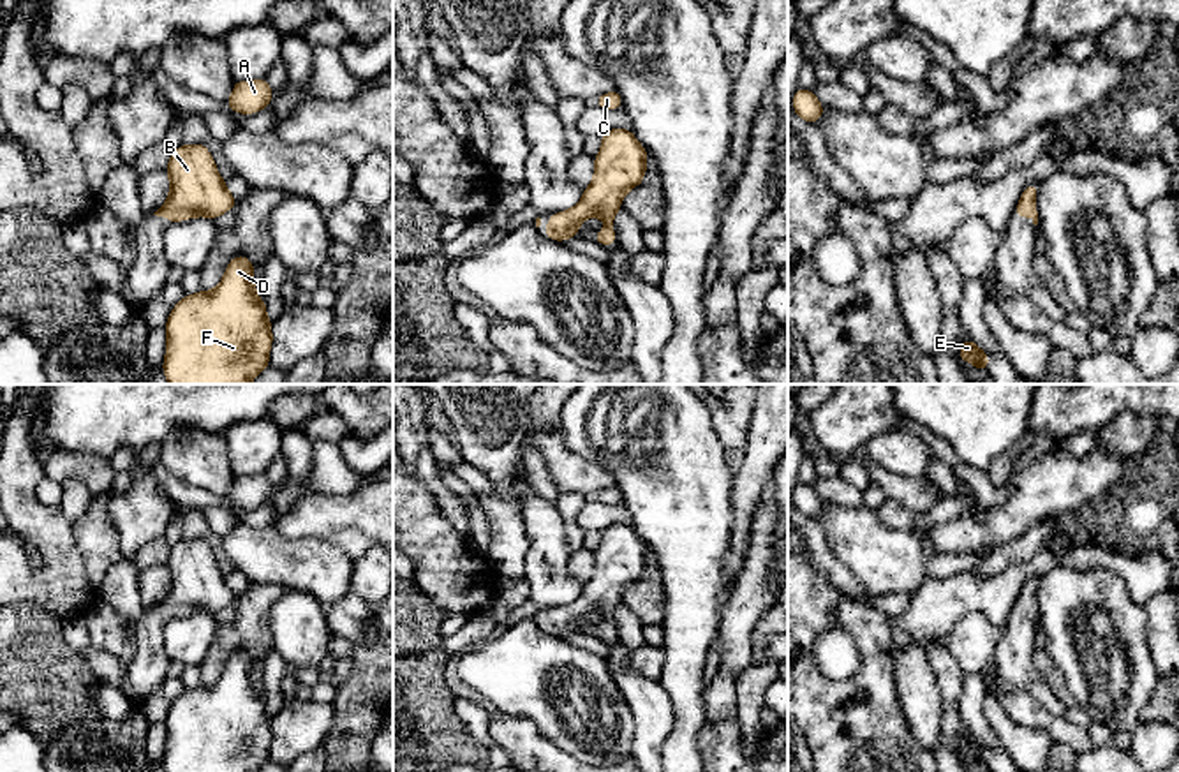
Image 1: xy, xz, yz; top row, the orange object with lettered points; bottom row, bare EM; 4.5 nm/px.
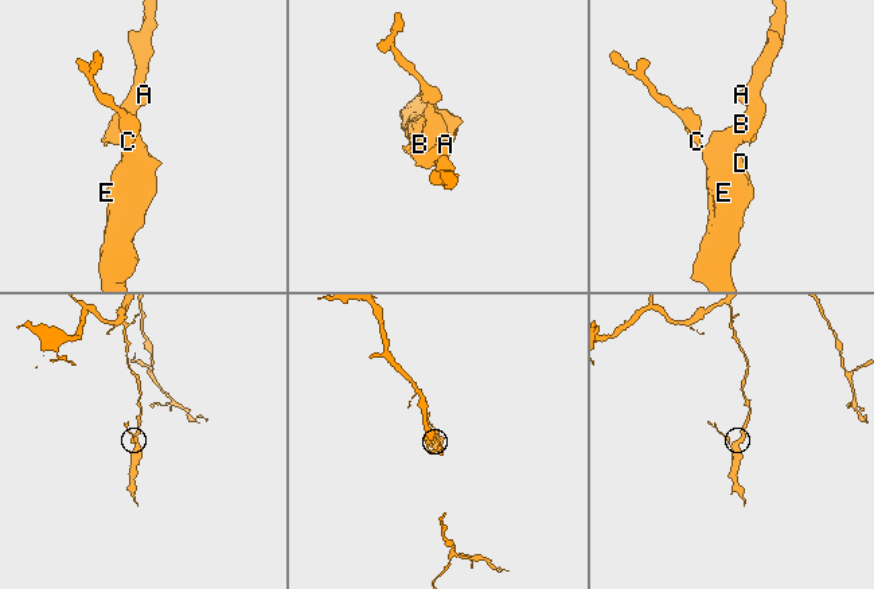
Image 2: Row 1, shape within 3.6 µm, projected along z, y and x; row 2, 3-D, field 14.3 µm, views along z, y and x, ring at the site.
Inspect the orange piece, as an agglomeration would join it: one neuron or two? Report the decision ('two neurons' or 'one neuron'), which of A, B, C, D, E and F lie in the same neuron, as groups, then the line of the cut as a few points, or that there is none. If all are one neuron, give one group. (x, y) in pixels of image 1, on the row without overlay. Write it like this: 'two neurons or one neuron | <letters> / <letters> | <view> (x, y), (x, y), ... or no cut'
one neuron | A B C D E F | no cut

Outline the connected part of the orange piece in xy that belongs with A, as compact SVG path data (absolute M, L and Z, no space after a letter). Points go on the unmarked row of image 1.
M264 472L234 476L233 488L226 495L227 502L240 509L254 509L268 502L273 485Z

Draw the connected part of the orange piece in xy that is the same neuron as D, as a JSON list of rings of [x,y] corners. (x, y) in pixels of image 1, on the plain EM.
[[[234,650],[213,686],[183,691],[164,721],[166,772],[257,772],[270,761],[273,717],[256,689],[256,661]]]

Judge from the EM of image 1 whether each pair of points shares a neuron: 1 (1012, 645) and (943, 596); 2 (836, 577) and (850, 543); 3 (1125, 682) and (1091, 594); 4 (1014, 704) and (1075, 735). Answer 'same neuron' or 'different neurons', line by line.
1: different neurons
2: different neurons
3: same neuron
4: same neuron

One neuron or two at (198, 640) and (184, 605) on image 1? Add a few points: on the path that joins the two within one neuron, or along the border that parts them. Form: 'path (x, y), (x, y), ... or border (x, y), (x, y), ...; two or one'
border (214, 614), (171, 616), (164, 624), (164, 651); two

